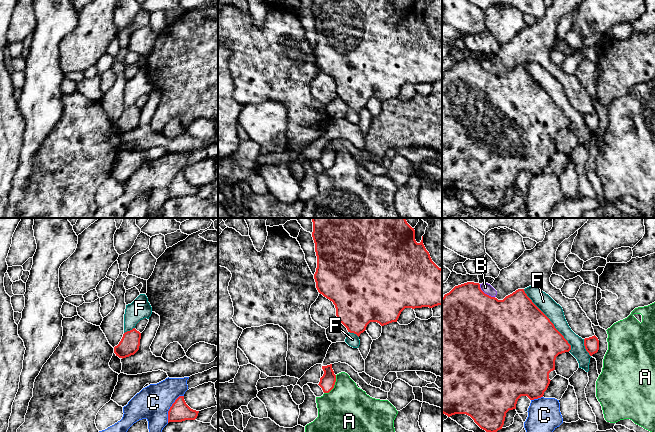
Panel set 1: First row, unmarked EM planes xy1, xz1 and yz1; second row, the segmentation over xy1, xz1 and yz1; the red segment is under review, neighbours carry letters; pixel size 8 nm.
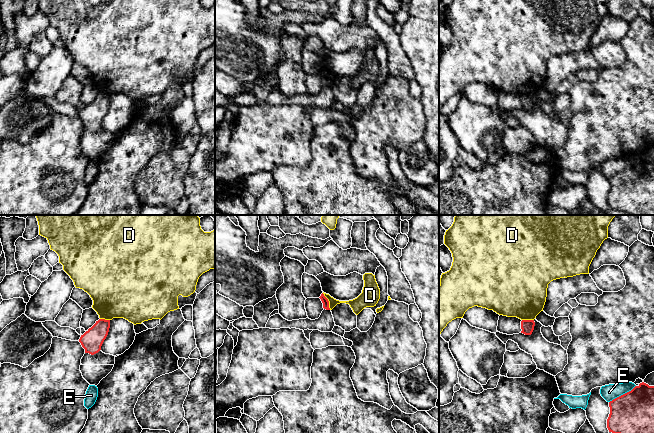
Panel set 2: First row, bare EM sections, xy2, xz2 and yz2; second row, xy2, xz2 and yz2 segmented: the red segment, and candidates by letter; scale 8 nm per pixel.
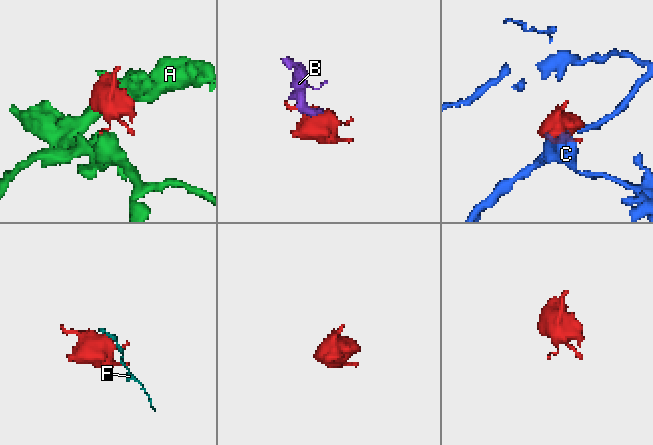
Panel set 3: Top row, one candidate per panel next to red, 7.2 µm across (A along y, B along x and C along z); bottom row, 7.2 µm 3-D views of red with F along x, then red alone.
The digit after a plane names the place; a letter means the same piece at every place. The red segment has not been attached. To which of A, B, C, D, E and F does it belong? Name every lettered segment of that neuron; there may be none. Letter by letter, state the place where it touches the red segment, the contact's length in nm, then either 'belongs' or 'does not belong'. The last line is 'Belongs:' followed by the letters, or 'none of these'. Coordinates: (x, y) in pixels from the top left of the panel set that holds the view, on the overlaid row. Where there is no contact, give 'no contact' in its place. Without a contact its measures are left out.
A: meets red in xz1 at (333, 386); contact 180 nm long; does not belong
B: meets red in yz1 at (484, 293); contact 170 nm long; does not belong
C: meets red in xy1 at (170, 407); contact 260 nm long; does not belong
D: meets red in xz2 at (328, 301); contact 150 nm long; does not belong
E: meets red in yz2 at (623, 394); contact 260 nm long; does not belong
F: meets red in yz1 at (549, 320); contact 650 nm long; does not belong
Belongs: none of these

